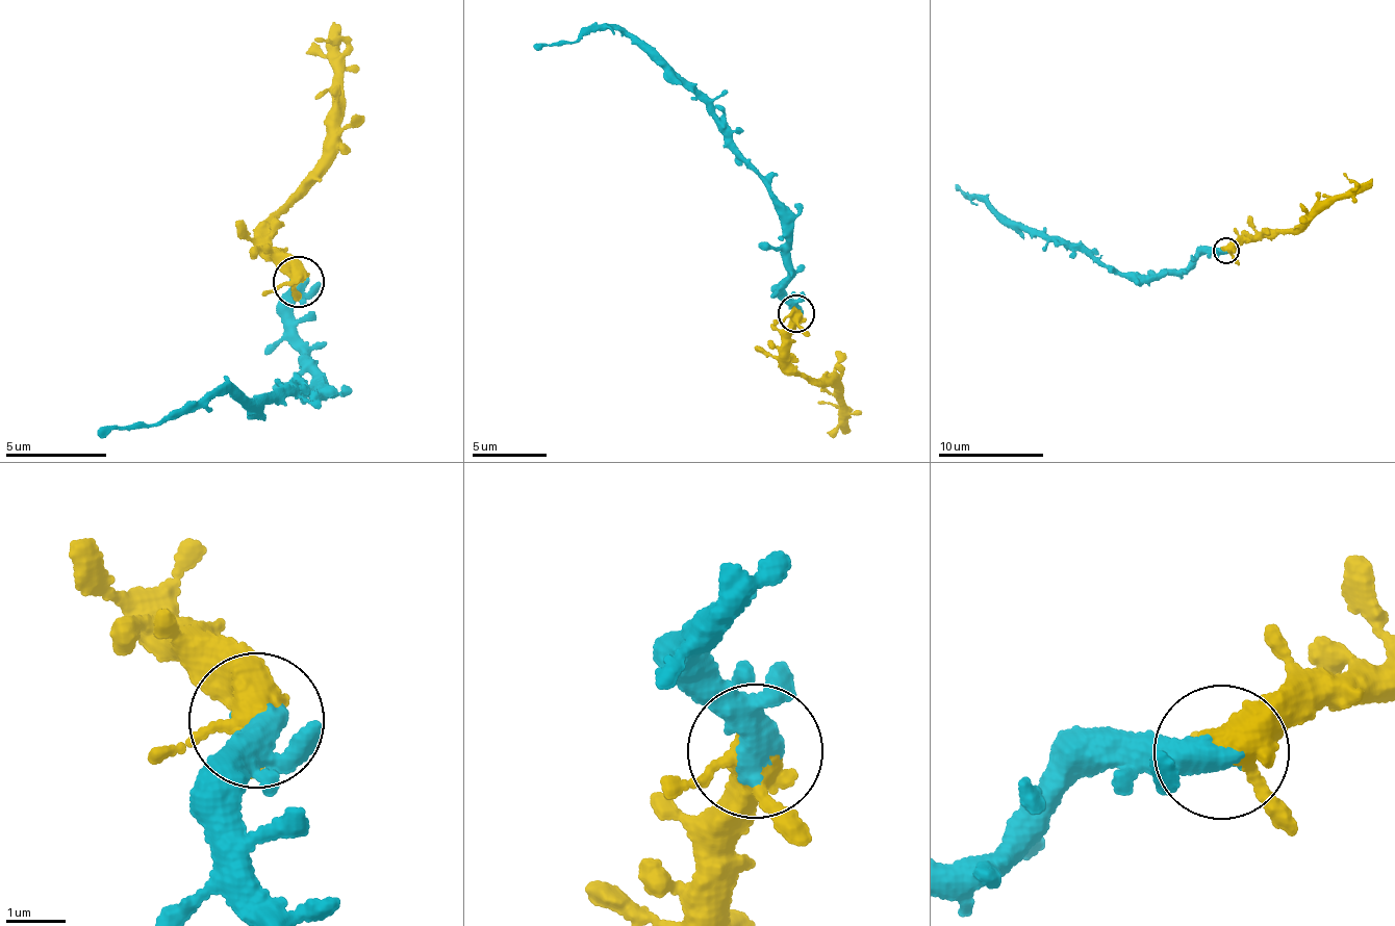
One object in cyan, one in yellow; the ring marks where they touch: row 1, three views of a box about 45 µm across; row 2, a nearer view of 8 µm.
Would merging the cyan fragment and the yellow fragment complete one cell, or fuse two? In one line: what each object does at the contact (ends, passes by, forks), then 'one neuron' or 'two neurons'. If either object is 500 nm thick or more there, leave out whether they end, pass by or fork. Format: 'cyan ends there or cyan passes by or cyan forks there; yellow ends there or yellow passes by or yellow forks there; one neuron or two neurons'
cyan passes by; yellow forks there; one neuron

